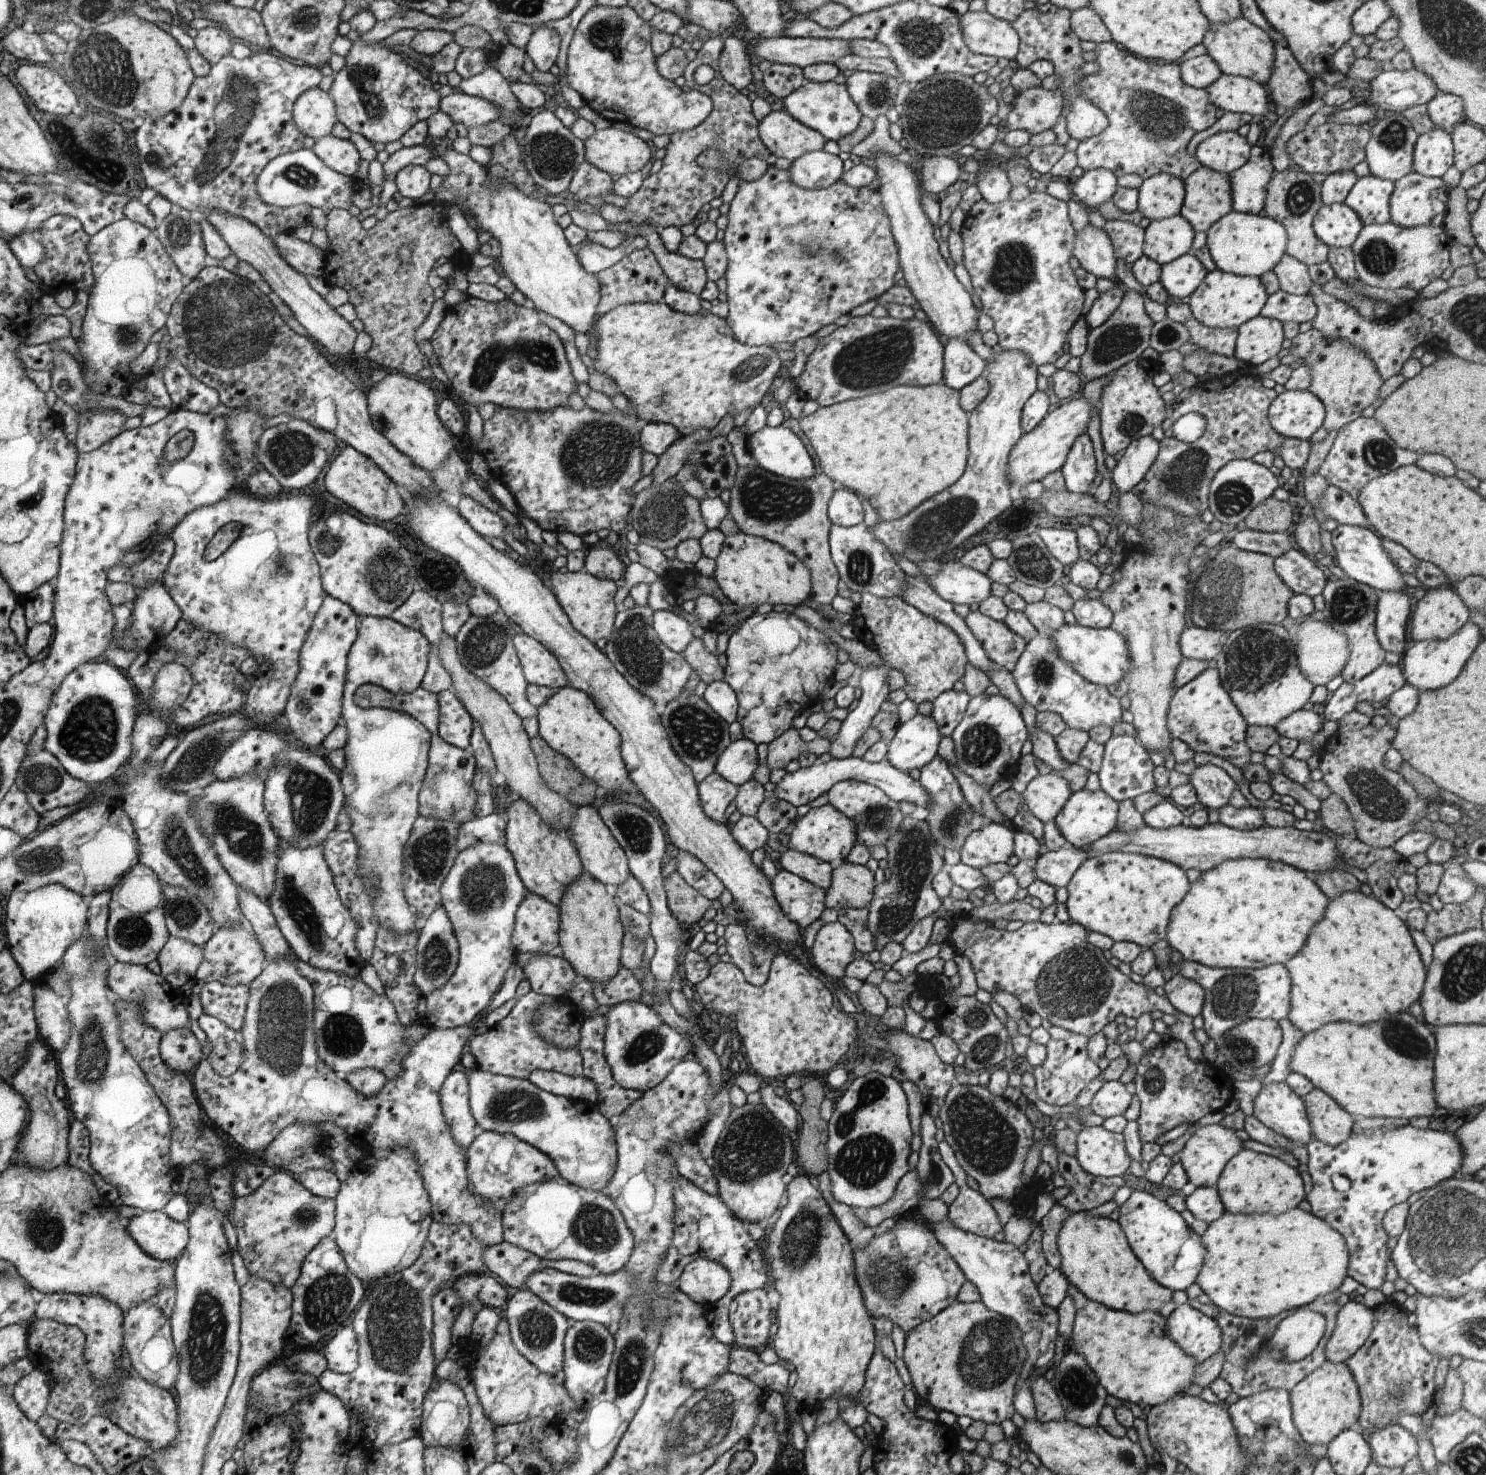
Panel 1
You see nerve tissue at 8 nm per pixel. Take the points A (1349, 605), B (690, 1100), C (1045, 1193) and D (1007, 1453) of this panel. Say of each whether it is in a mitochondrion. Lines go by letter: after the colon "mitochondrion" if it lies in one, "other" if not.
A: mitochondrion
B: other
C: other
D: other

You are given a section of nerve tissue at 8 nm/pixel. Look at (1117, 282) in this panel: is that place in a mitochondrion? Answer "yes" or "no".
no

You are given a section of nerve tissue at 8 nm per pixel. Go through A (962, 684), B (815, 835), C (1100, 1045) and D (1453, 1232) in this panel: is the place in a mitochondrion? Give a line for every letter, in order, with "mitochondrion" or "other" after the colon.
A: other
B: other
C: other
D: mitochondrion

